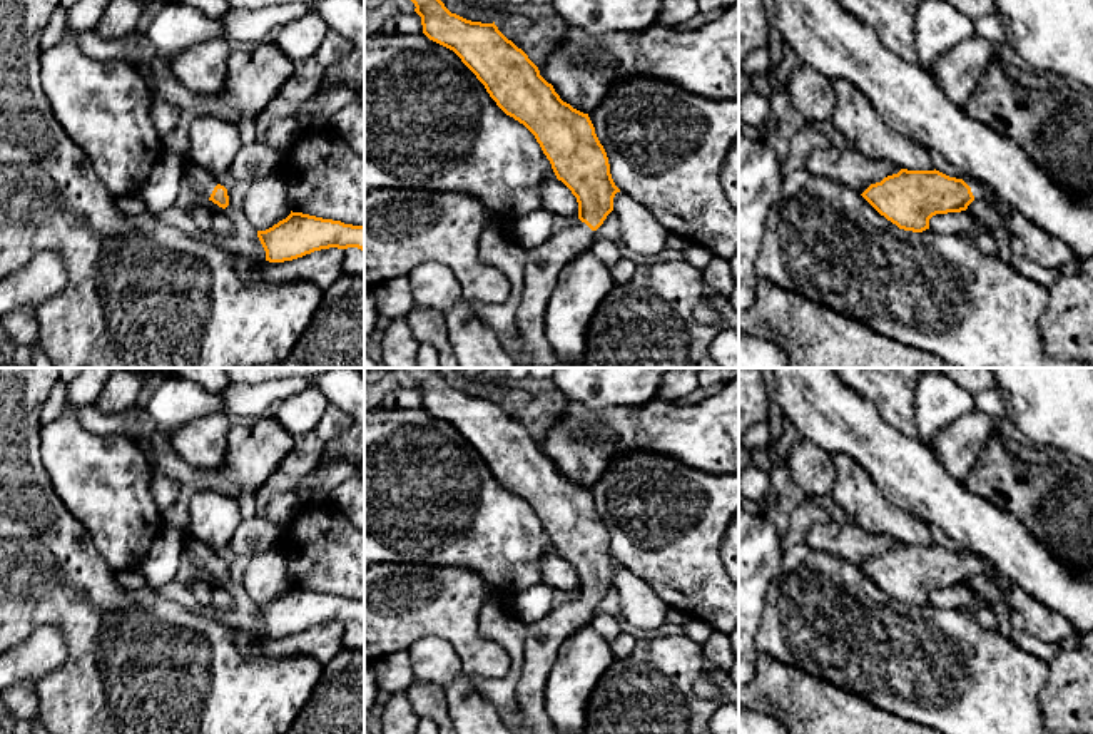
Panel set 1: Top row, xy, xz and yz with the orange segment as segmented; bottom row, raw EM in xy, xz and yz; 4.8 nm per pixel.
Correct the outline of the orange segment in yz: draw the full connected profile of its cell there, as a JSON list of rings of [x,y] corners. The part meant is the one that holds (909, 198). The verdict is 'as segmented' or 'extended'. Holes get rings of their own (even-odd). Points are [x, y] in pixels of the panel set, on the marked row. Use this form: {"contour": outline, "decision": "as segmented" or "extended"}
{"contour": [[[907,171],[871,184],[861,194],[881,216],[899,229],[923,232],[936,214],[961,212],[974,199],[996,211],[996,194],[981,181],[949,177],[939,171]]], "decision": "extended"}

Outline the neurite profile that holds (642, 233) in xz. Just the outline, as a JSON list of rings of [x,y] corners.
[[[625,192],[613,197],[613,212],[622,224],[623,244],[642,256],[655,256],[667,247],[667,229],[653,217],[653,214]]]

